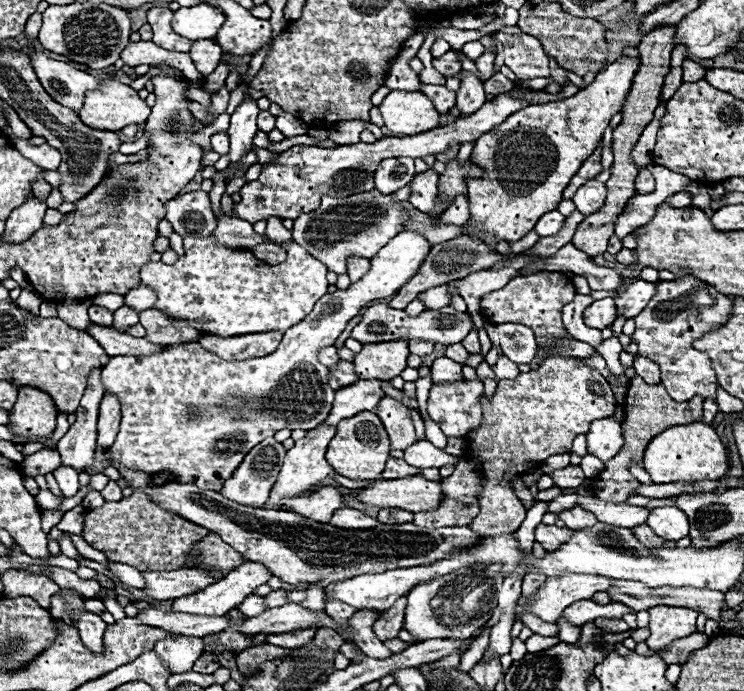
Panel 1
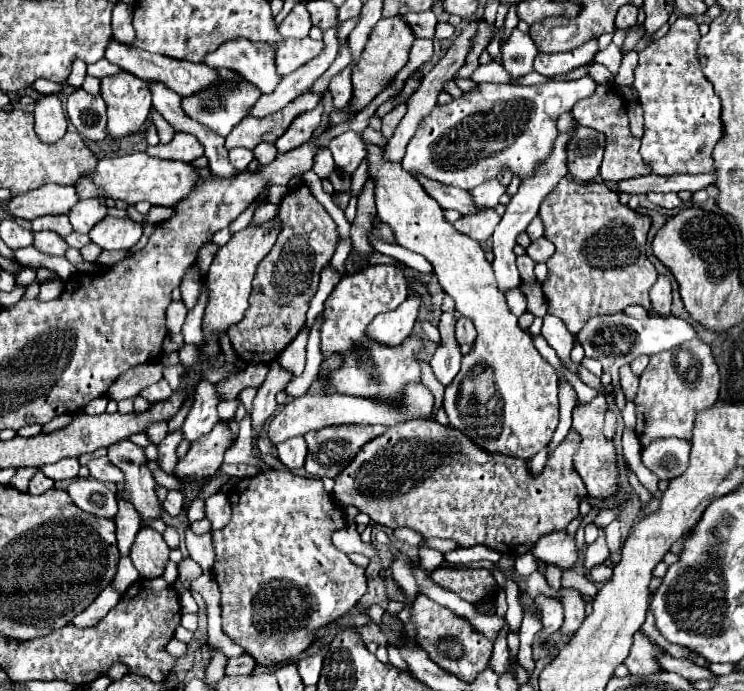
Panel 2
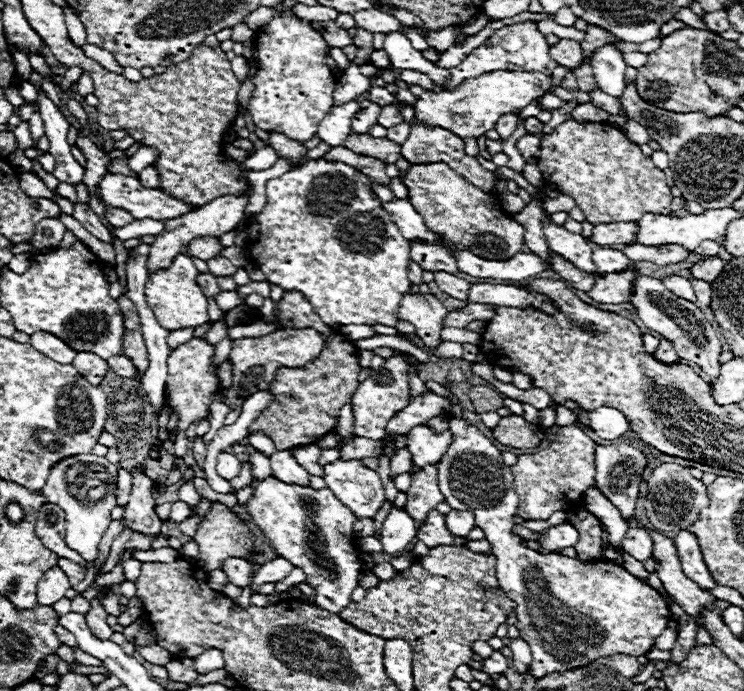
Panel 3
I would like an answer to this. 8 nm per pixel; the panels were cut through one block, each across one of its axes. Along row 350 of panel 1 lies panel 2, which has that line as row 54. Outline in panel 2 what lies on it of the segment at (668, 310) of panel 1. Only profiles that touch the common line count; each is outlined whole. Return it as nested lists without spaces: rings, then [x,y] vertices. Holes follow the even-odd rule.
[[[680,16],[672,26],[670,32],[652,42],[648,48],[640,52],[640,62],[634,76],[634,86],[640,96],[640,104],[644,108],[644,136],[640,154],[644,162],[652,168],[652,172],[662,176],[676,176],[676,174],[706,174],[712,172],[712,150],[722,138],[722,120],[720,120],[720,98],[714,92],[712,84],[702,74],[702,64],[698,58],[698,42],[700,30],[698,24],[688,18]]]

